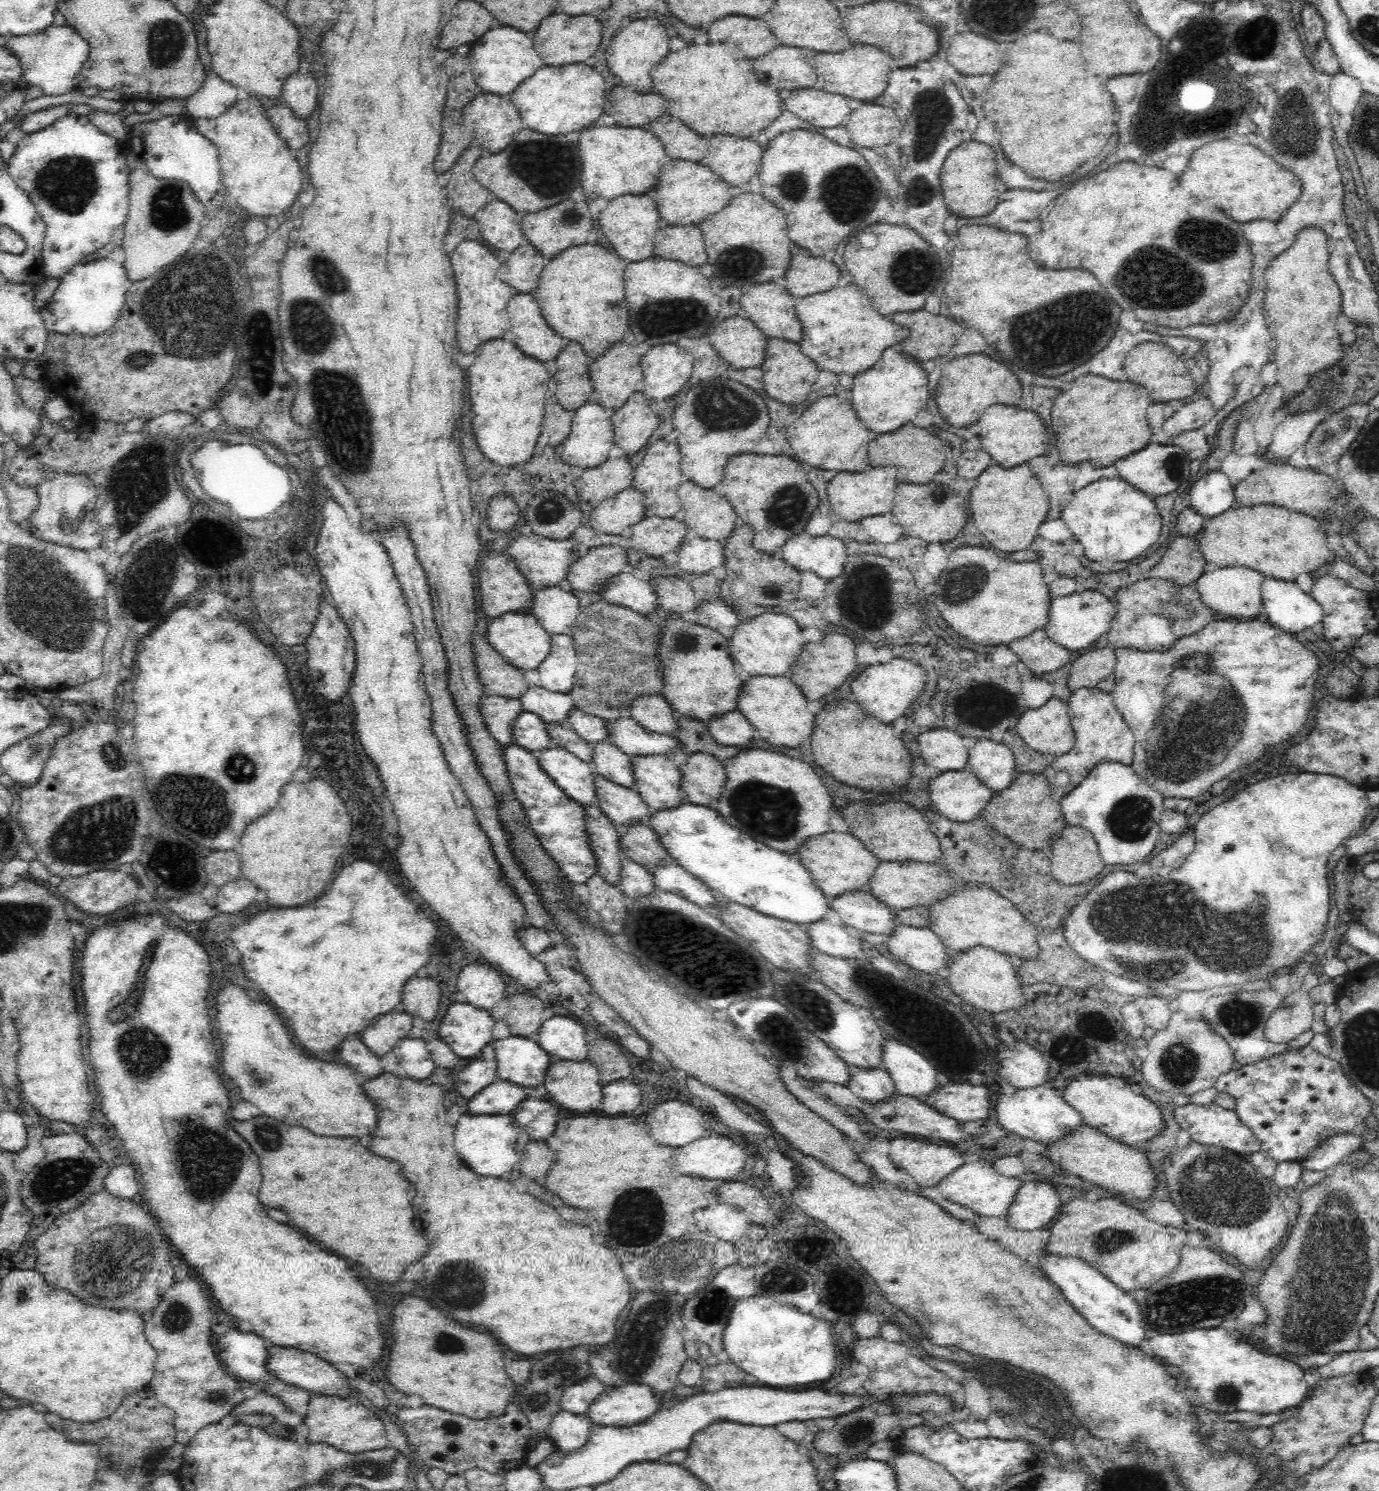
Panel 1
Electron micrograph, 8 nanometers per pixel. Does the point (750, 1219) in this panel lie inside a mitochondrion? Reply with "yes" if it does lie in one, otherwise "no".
no

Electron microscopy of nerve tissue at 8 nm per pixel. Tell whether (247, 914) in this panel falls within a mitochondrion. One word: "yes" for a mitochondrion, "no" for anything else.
no

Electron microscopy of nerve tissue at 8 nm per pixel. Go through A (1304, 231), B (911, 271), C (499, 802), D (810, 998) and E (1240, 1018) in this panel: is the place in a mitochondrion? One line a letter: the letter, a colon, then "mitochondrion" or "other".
A: other
B: mitochondrion
C: other
D: mitochondrion
E: mitochondrion

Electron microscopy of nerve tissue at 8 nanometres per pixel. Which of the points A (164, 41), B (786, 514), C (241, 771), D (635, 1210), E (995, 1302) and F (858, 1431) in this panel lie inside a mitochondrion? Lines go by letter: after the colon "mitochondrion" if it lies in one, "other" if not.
A: mitochondrion
B: mitochondrion
C: mitochondrion
D: mitochondrion
E: mitochondrion
F: mitochondrion

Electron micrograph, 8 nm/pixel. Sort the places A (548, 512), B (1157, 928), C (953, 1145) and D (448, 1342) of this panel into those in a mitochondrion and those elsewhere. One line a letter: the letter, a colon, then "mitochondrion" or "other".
A: mitochondrion
B: mitochondrion
C: other
D: mitochondrion

